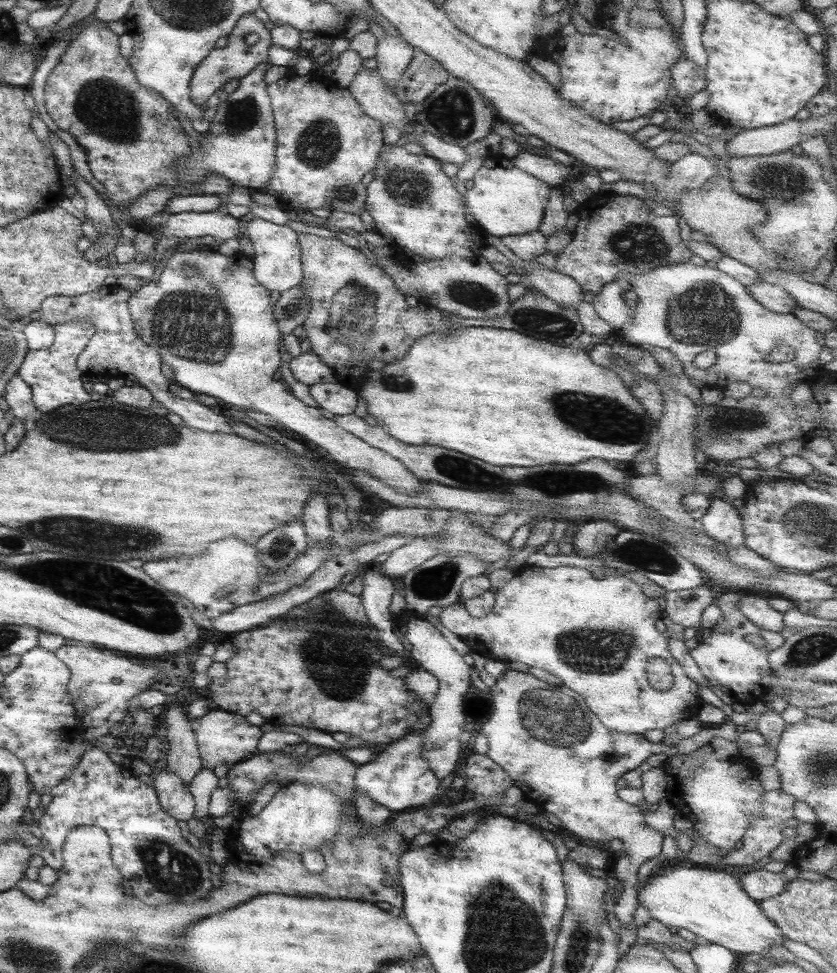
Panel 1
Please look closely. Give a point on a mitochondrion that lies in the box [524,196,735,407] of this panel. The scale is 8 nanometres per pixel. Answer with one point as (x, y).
(635, 242)

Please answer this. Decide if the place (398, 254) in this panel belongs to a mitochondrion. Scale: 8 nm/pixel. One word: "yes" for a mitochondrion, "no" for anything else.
no

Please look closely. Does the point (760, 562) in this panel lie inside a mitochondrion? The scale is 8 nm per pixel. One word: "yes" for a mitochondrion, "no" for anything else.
no

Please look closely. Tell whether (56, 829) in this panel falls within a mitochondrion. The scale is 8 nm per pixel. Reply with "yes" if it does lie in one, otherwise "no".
no

